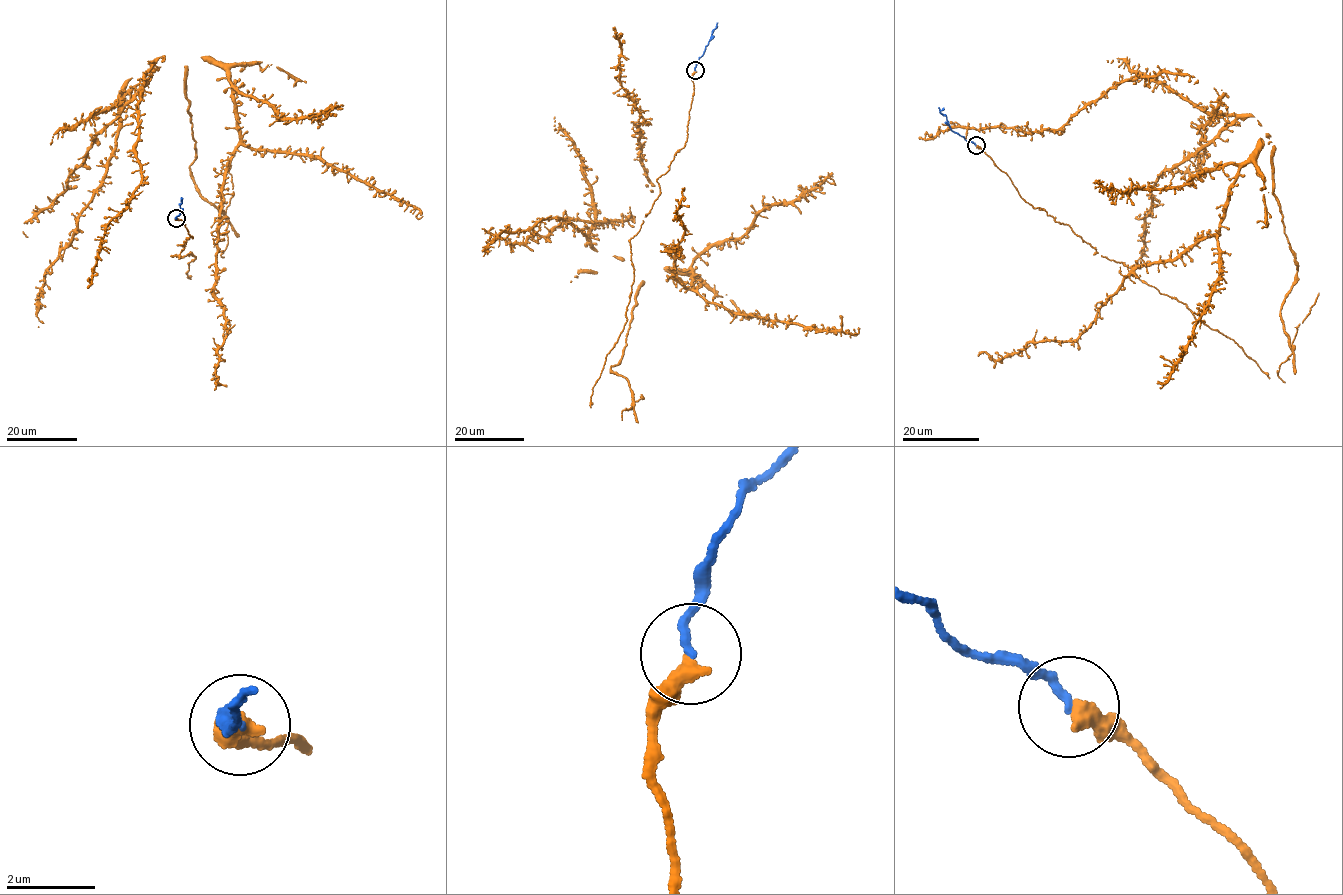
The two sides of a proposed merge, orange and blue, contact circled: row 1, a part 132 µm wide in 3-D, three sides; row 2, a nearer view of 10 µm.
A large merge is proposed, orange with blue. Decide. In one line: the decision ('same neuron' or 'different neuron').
same neuron

